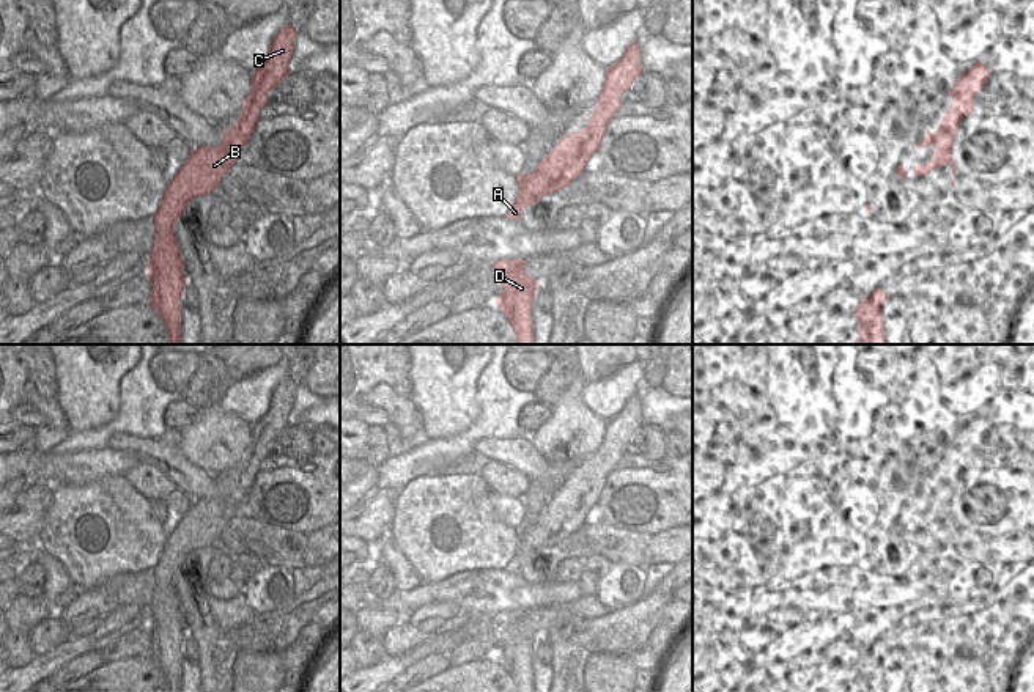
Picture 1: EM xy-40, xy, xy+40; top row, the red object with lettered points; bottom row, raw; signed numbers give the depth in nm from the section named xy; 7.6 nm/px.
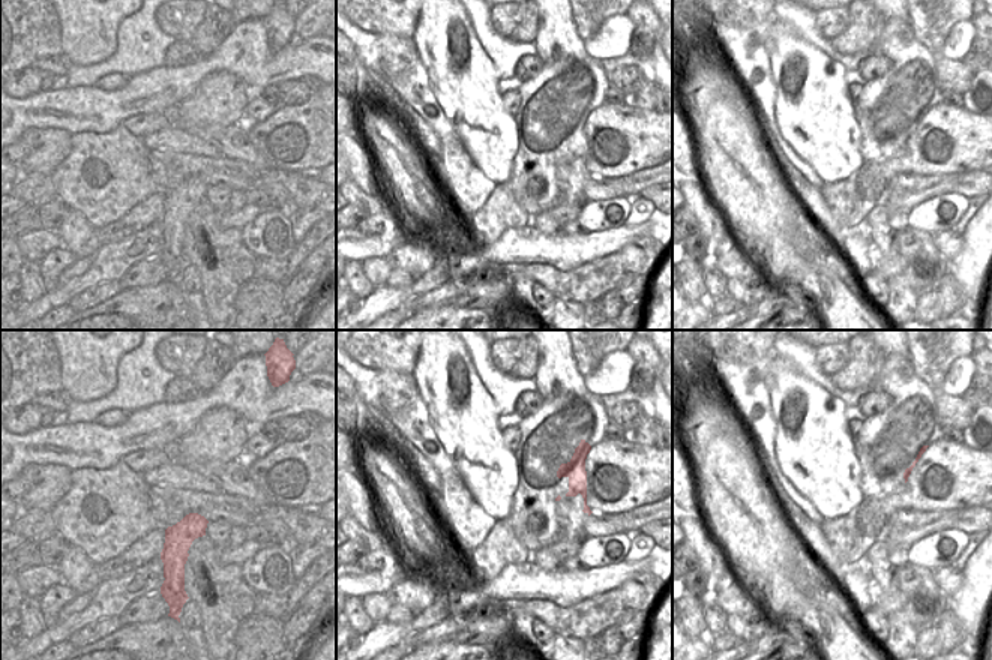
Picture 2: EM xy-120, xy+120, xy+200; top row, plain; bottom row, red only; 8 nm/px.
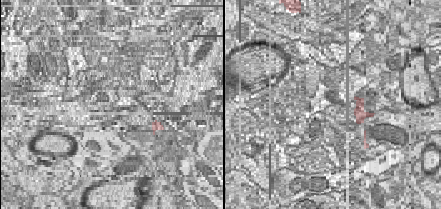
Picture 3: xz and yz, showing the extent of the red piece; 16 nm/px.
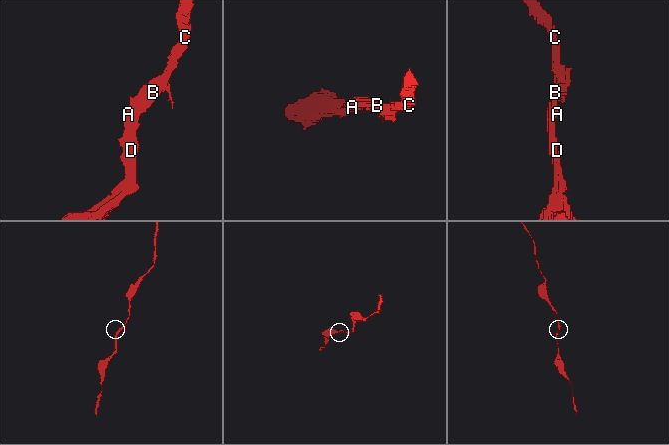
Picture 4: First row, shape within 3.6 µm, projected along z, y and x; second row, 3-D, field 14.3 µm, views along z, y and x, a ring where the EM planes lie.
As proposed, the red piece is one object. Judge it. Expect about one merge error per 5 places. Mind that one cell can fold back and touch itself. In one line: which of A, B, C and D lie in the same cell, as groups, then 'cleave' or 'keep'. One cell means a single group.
A B C D; keep

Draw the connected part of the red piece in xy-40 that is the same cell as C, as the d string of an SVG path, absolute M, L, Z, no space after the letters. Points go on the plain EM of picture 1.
M290 376L280 381L269 399L268 412L253 425L250 432L252 442L247 451L242 455L242 464L238 469L236 477L231 481L223 480L223 494L219 499L195 500L181 517L179 524L165 538L165 546L157 565L154 566L154 596L150 606L148 626L145 629L150 631L153 639L148 656L162 670L168 683L168 692L181 692L181 651L187 635L184 613L181 610L179 596L175 590L173 577L184 566L186 558L194 550L209 547L212 543L216 543L227 524L234 517L236 505L249 495L260 472L260 462L268 456L268 445L277 440L279 436L290 426L288 414L294 403L296 388L297 384Z

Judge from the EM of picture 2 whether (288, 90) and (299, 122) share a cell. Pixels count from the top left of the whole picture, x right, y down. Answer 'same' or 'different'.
different

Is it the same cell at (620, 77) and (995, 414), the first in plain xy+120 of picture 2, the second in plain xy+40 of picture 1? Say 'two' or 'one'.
two

